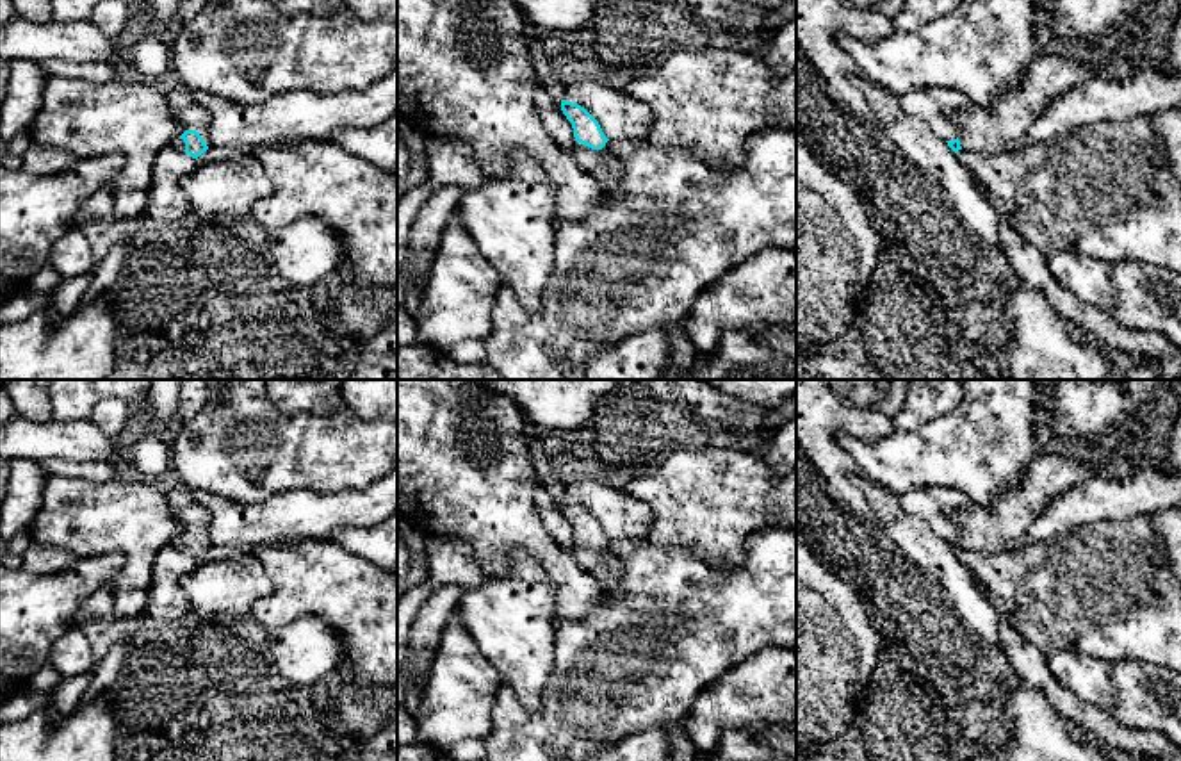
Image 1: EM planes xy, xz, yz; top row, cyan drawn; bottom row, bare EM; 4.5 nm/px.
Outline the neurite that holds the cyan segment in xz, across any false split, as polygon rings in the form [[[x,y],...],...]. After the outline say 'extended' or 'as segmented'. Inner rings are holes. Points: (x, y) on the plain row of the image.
[[[566,499],[561,501],[561,510],[572,522],[574,536],[579,542],[572,552],[574,558],[599,579],[602,588],[616,593],[622,583],[622,569],[604,551],[609,538],[604,535],[599,520],[584,506]]]; extended

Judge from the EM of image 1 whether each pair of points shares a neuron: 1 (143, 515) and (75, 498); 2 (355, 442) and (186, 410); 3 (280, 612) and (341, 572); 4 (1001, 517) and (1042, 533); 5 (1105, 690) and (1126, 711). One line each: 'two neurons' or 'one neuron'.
1: one neuron
2: two neurons
3: one neuron
4: two neurons
5: two neurons

